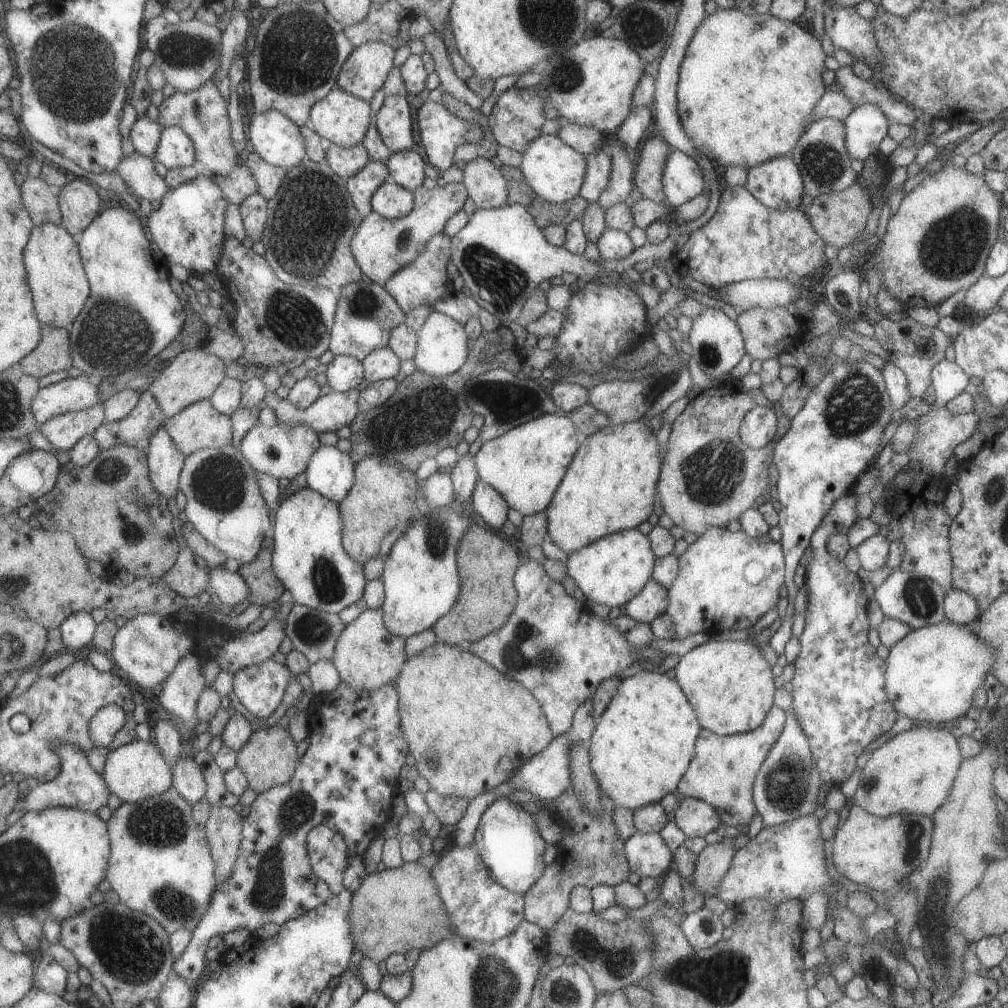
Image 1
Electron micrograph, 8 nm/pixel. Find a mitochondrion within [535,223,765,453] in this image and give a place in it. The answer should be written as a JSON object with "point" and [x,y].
{"point":[708,357]}

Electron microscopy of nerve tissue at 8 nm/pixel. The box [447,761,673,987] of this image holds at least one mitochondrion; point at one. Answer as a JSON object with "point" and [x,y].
{"point":[585,945]}

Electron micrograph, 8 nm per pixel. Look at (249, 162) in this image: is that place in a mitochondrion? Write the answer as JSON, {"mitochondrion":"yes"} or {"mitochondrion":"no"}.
{"mitochondrion":"no"}

